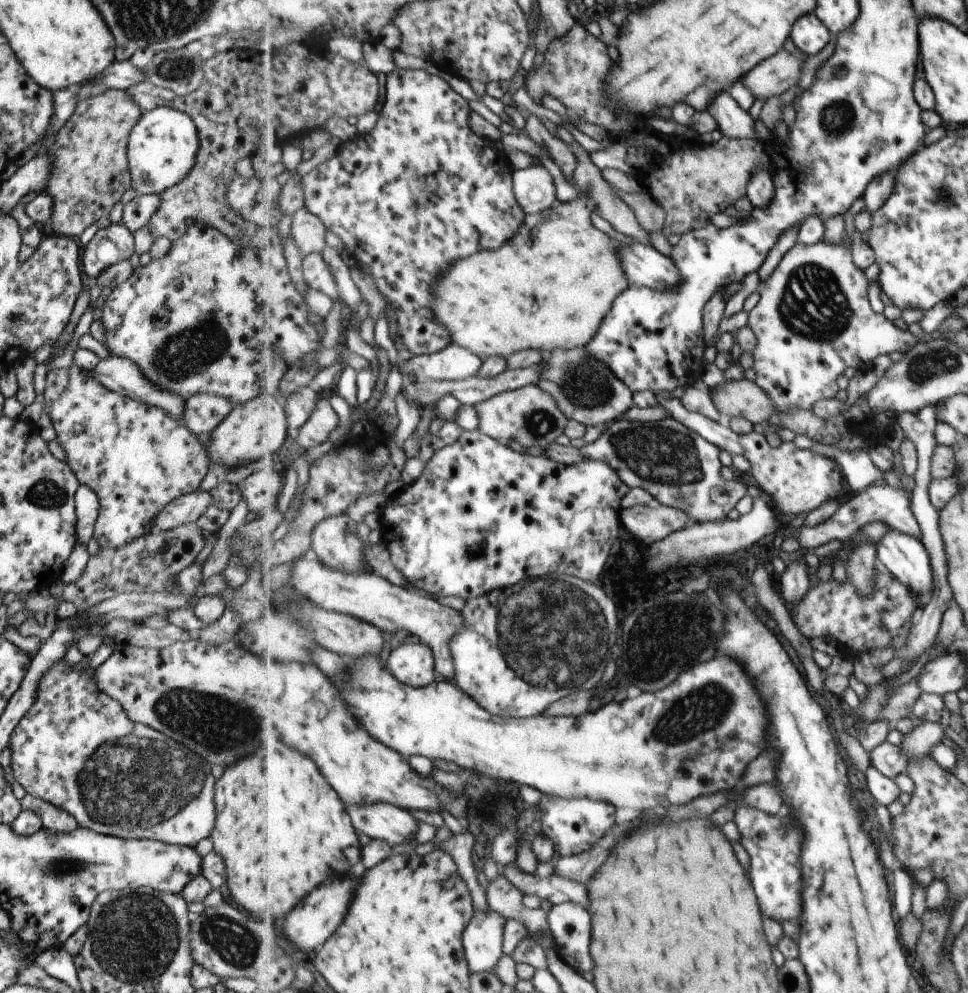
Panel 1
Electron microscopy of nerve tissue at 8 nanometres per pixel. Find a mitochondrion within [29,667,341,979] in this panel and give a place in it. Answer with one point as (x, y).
(130, 781)

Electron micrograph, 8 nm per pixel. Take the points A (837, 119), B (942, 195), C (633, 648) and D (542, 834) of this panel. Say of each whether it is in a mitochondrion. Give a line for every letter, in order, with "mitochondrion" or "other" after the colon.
A: mitochondrion
B: mitochondrion
C: mitochondrion
D: other

